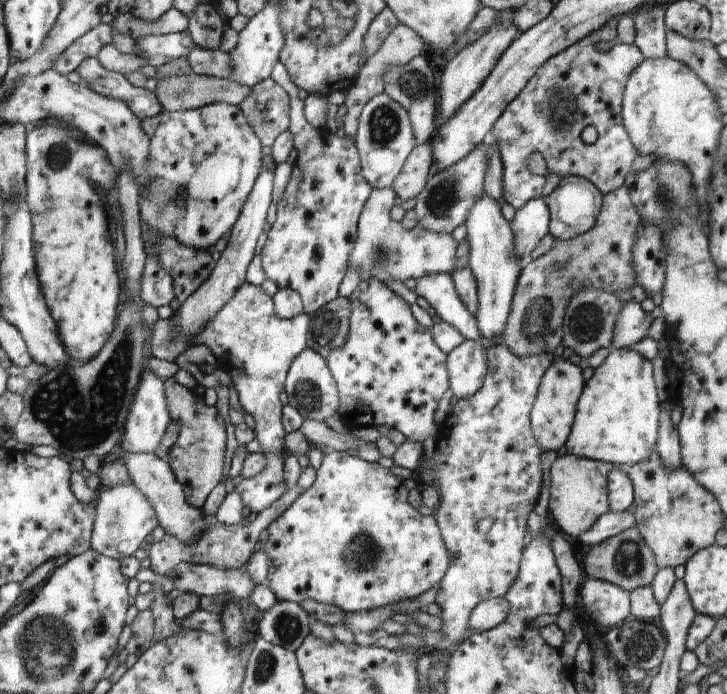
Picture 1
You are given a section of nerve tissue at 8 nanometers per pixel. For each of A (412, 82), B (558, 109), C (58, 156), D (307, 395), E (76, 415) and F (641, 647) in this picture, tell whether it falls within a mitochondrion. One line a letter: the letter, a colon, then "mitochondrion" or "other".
A: mitochondrion
B: mitochondrion
C: mitochondrion
D: mitochondrion
E: mitochondrion
F: mitochondrion

